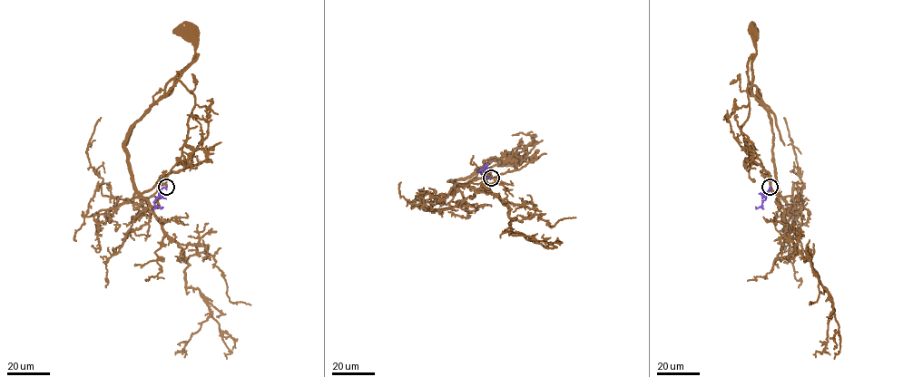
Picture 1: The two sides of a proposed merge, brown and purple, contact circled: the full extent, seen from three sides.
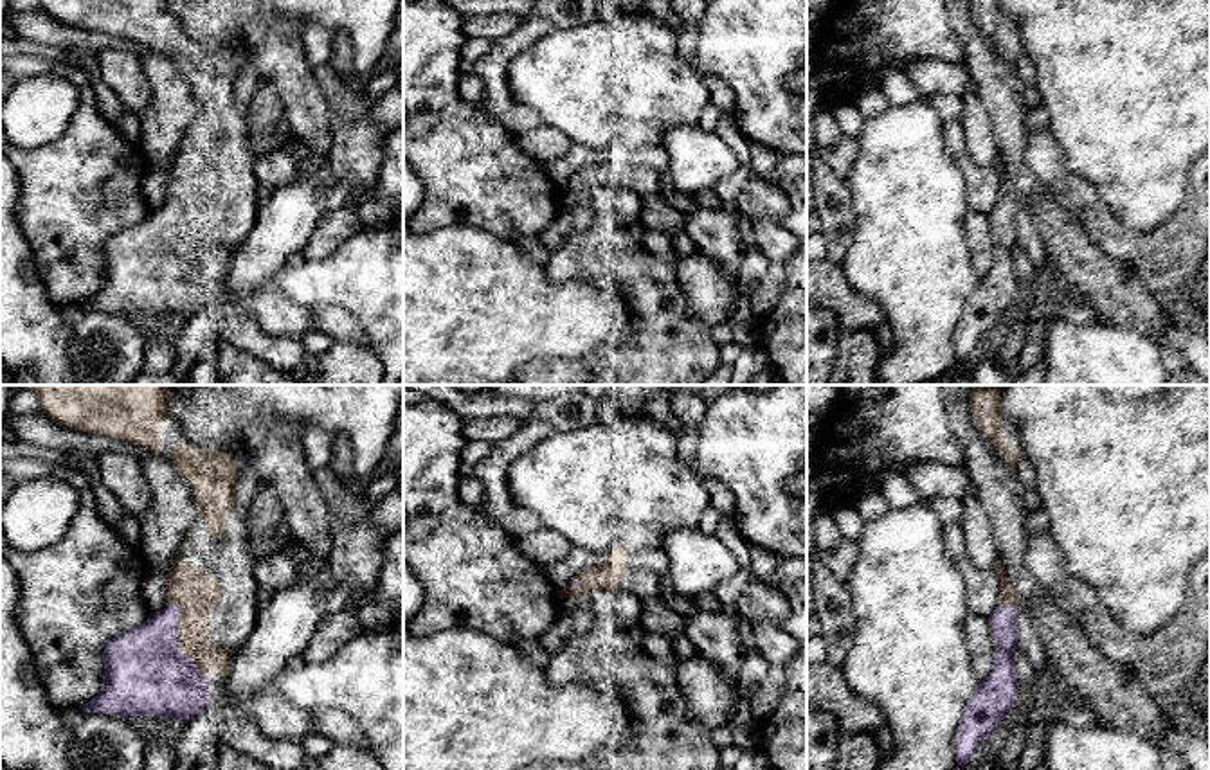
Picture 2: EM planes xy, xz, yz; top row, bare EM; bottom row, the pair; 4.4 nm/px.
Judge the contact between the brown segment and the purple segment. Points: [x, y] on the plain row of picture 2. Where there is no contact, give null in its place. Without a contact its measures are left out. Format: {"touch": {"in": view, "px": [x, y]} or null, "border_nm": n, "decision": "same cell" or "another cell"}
{"touch": {"in": "xy", "px": [180, 236]}, "border_nm": 380, "decision": "same cell"}

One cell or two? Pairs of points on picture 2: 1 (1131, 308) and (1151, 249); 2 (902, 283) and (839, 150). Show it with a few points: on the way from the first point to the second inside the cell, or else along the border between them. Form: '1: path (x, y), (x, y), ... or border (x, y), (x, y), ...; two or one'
1: border (1106, 254), (1120, 261), (1165, 313); two
2: border (856, 139), (857, 157), (845, 179); two

